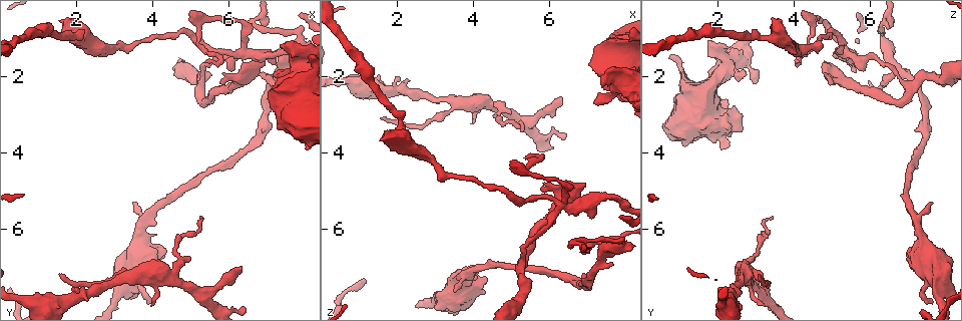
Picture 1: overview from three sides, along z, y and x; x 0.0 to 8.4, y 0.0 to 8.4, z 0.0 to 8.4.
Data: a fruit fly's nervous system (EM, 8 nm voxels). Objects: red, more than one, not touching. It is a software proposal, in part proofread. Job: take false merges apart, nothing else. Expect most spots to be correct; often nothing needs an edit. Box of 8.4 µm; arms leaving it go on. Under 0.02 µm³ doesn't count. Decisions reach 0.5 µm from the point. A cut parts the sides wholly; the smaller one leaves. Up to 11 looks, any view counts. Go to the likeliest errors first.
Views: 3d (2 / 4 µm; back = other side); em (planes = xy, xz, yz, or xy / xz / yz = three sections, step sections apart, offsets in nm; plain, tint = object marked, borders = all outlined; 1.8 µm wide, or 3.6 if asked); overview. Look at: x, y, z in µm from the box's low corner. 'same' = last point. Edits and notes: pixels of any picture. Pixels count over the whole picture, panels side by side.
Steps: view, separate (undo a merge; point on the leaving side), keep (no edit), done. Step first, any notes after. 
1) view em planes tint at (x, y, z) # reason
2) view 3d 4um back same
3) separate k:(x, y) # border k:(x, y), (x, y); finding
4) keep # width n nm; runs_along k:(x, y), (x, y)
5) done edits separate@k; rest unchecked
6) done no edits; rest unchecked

view 3d 4um at (6.25, 1.40, 5.40) # four-way junction

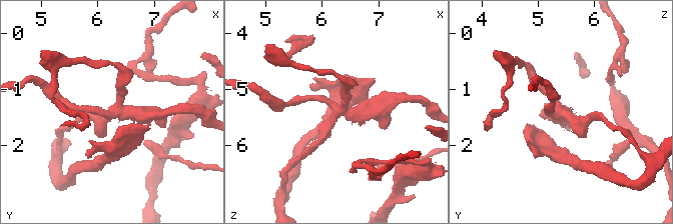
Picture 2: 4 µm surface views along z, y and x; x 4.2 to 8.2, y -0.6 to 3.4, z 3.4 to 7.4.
view em planes tint at (6.20, 1.40, 5.35) # arms 4; shape alone is not enough

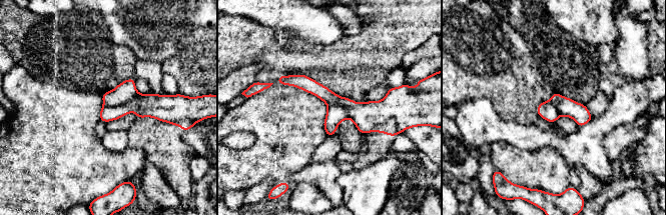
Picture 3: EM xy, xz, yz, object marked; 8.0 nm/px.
separate 3:(125, 91) # border 3:(137, 93), (128, 102), (103, 105); two neurons meet here

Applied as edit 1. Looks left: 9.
view em 3.6um yz step 4 tint at (3.45, 6.95, 7.80) # calibre changes

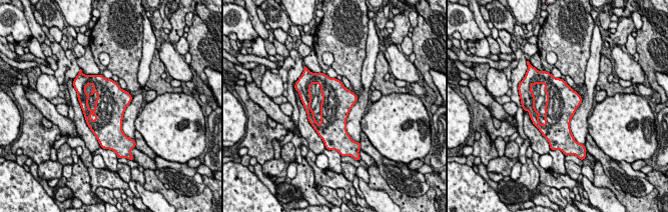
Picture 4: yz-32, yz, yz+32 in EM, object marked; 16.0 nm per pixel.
keep # all the same neuron

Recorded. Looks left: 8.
view 3d 4um at (7.80, 1.20, 6.45) # abrupt turn

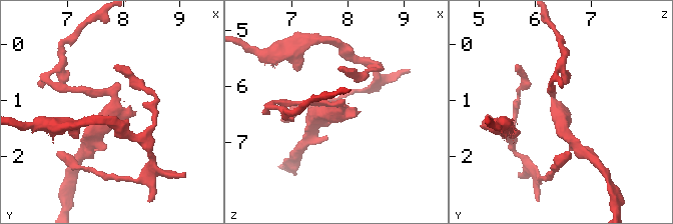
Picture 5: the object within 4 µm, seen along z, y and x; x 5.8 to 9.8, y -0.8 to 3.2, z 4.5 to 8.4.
view em planes borders at (7.85, 1.15, 6.40)

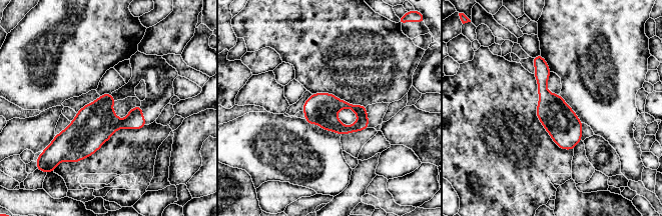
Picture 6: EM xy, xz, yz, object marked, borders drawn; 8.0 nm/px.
keep # all the same neuron

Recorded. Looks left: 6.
view em planes tint at (4.25, 7.25, 2.75) # sudden change in width

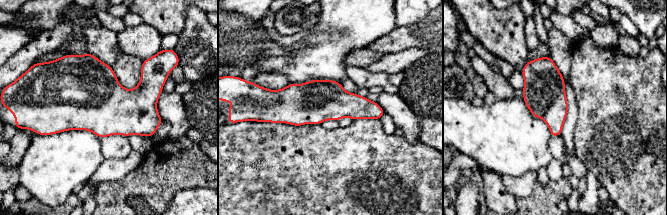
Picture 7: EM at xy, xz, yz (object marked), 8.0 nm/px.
keep # one neuron here

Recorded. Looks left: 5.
done edits separate@3; rest unchecked

